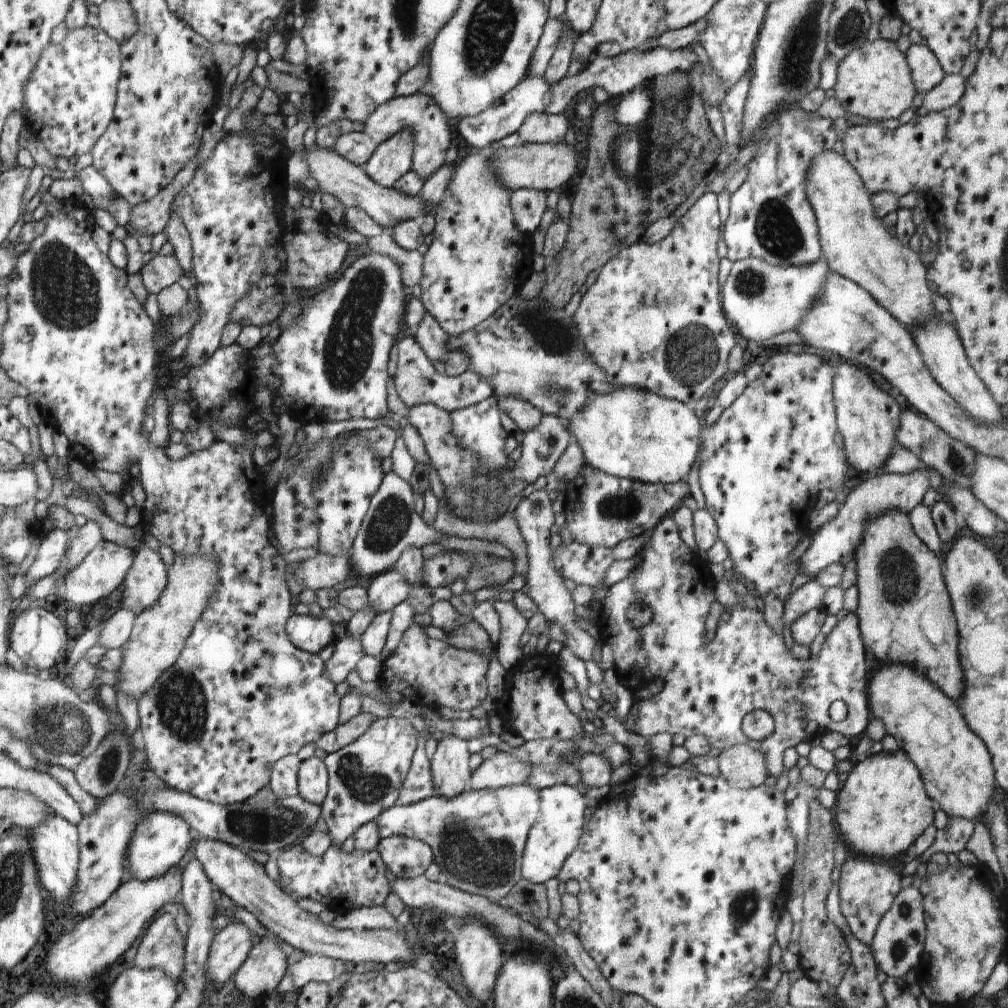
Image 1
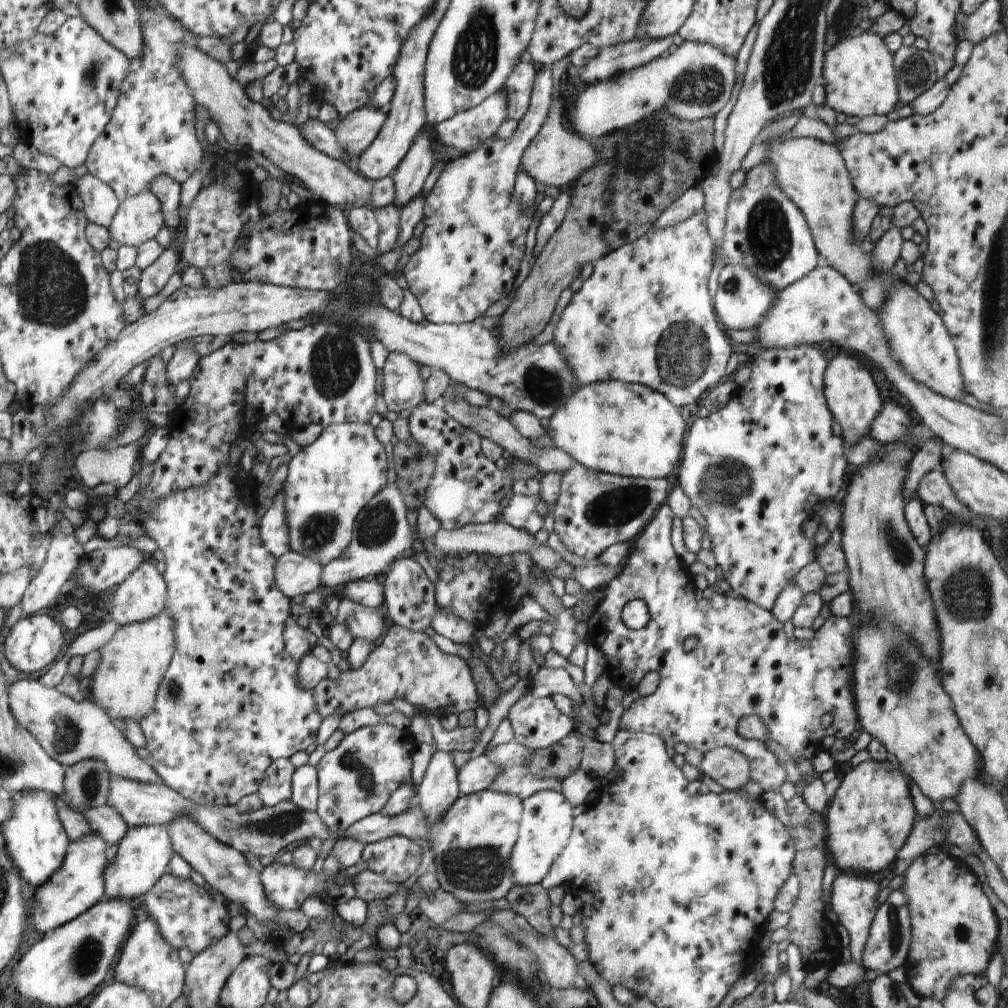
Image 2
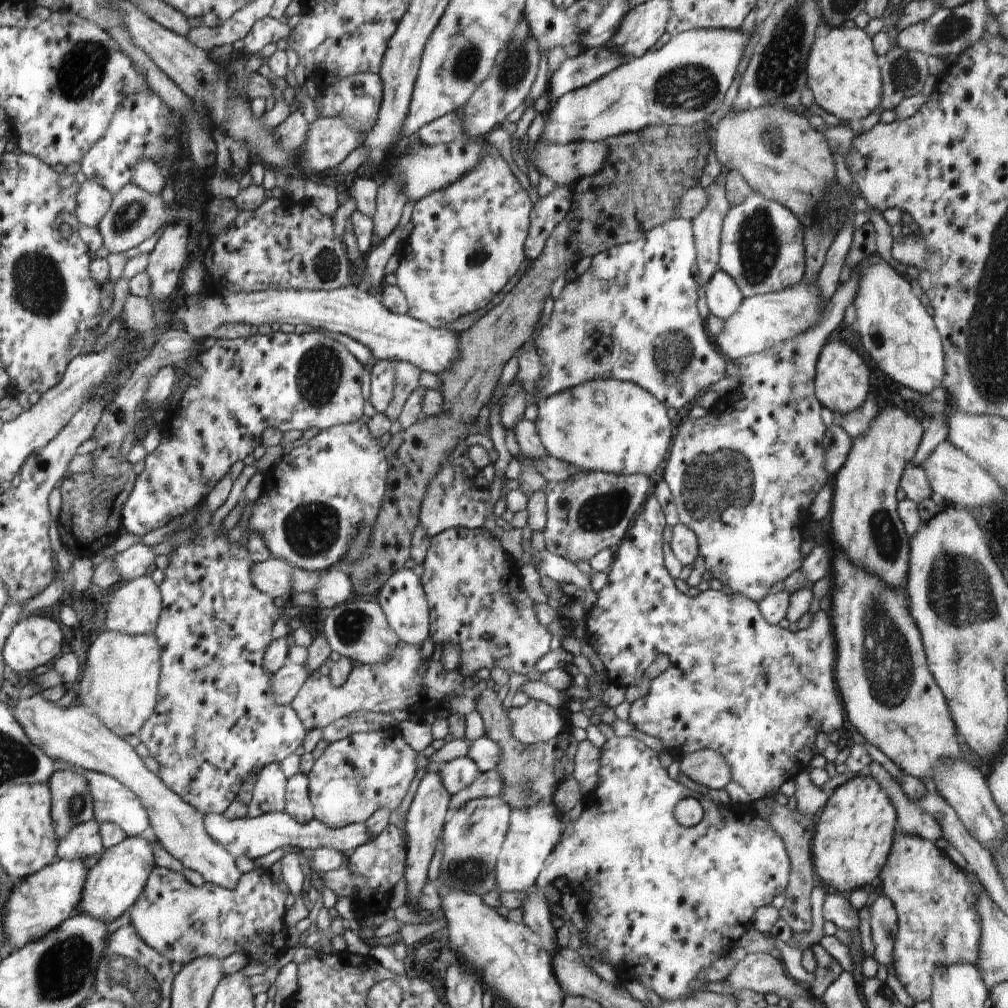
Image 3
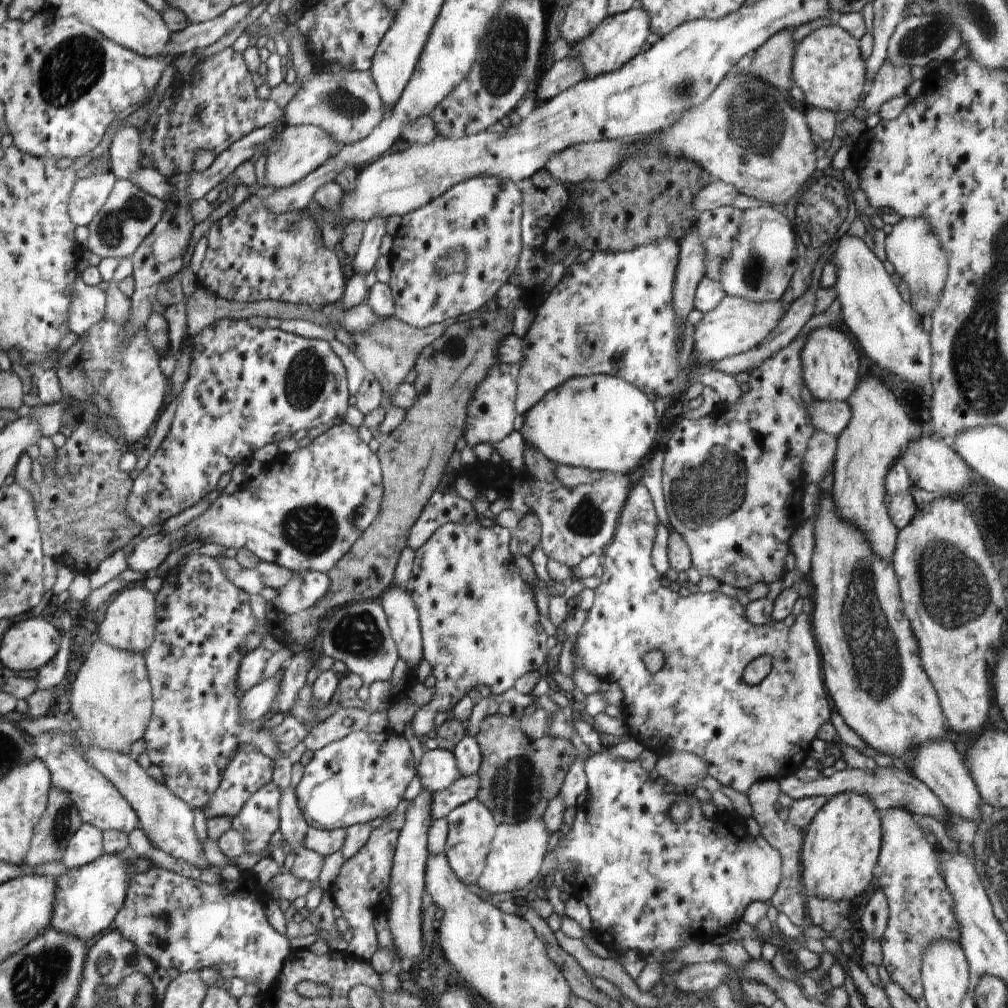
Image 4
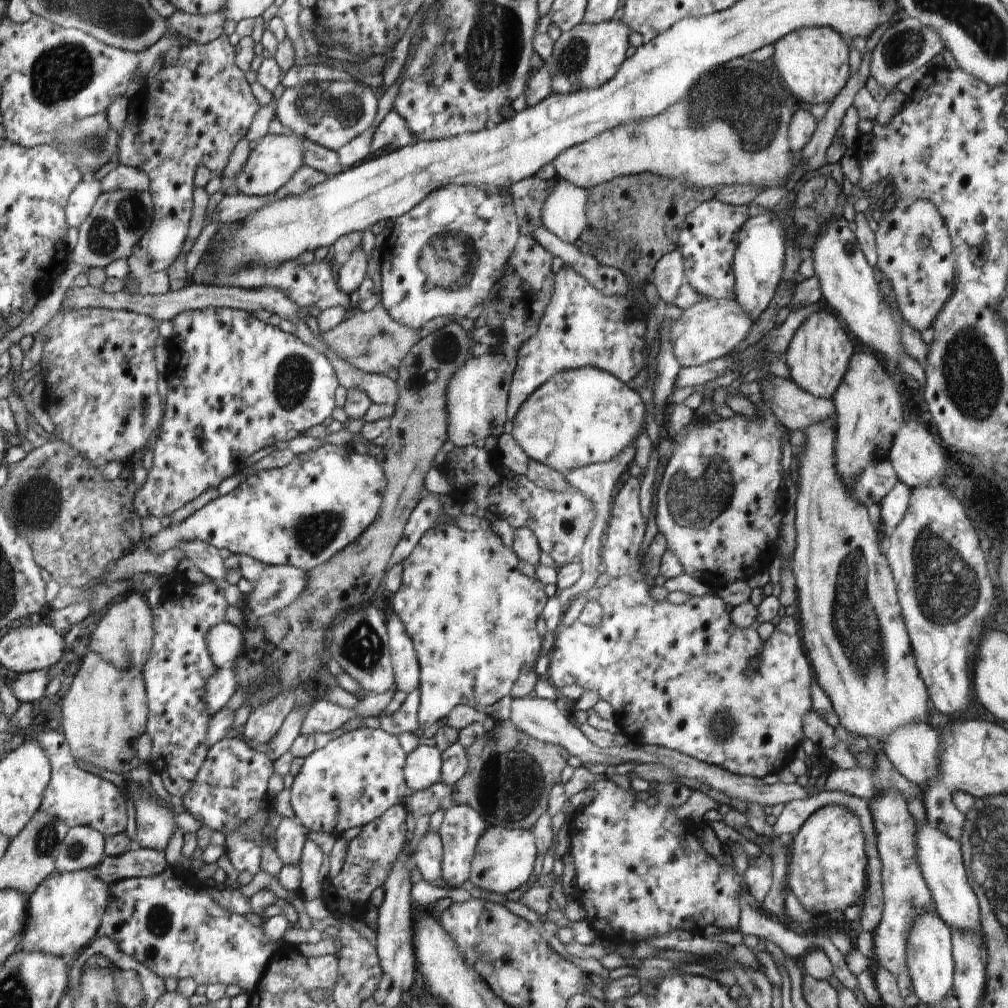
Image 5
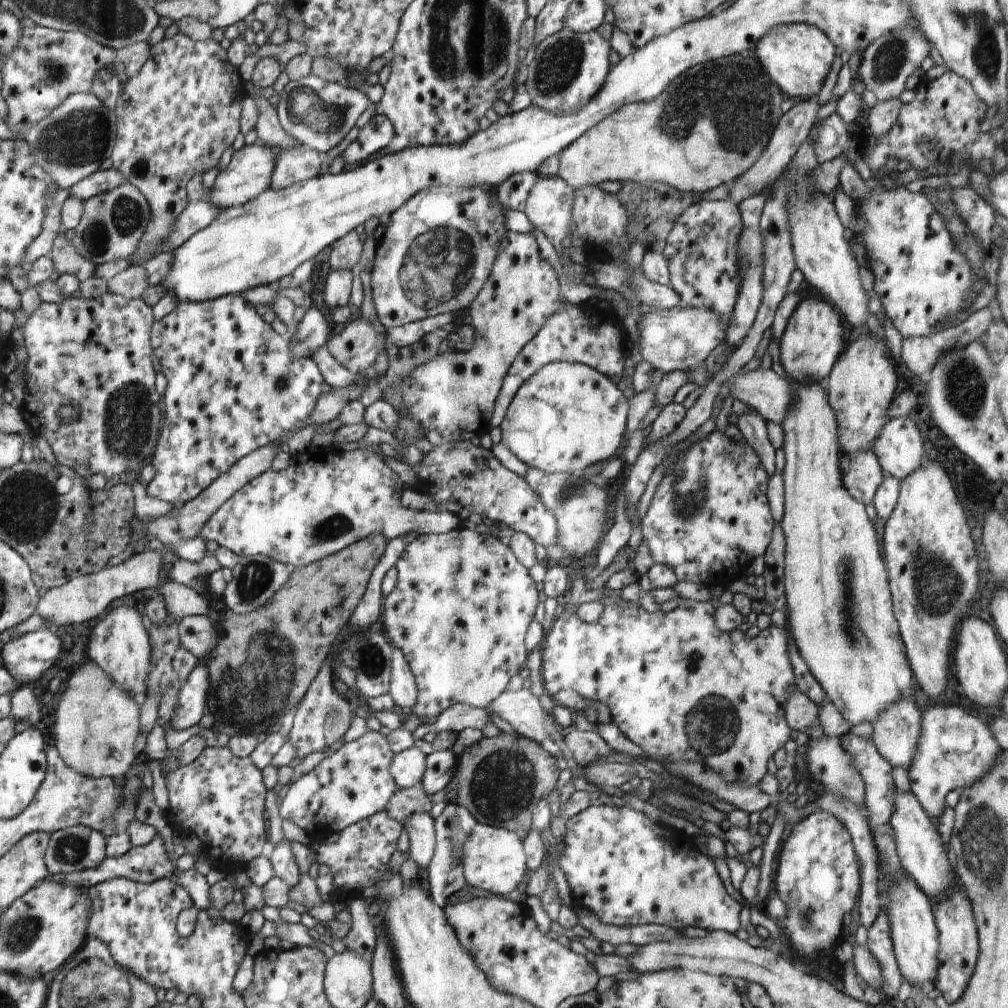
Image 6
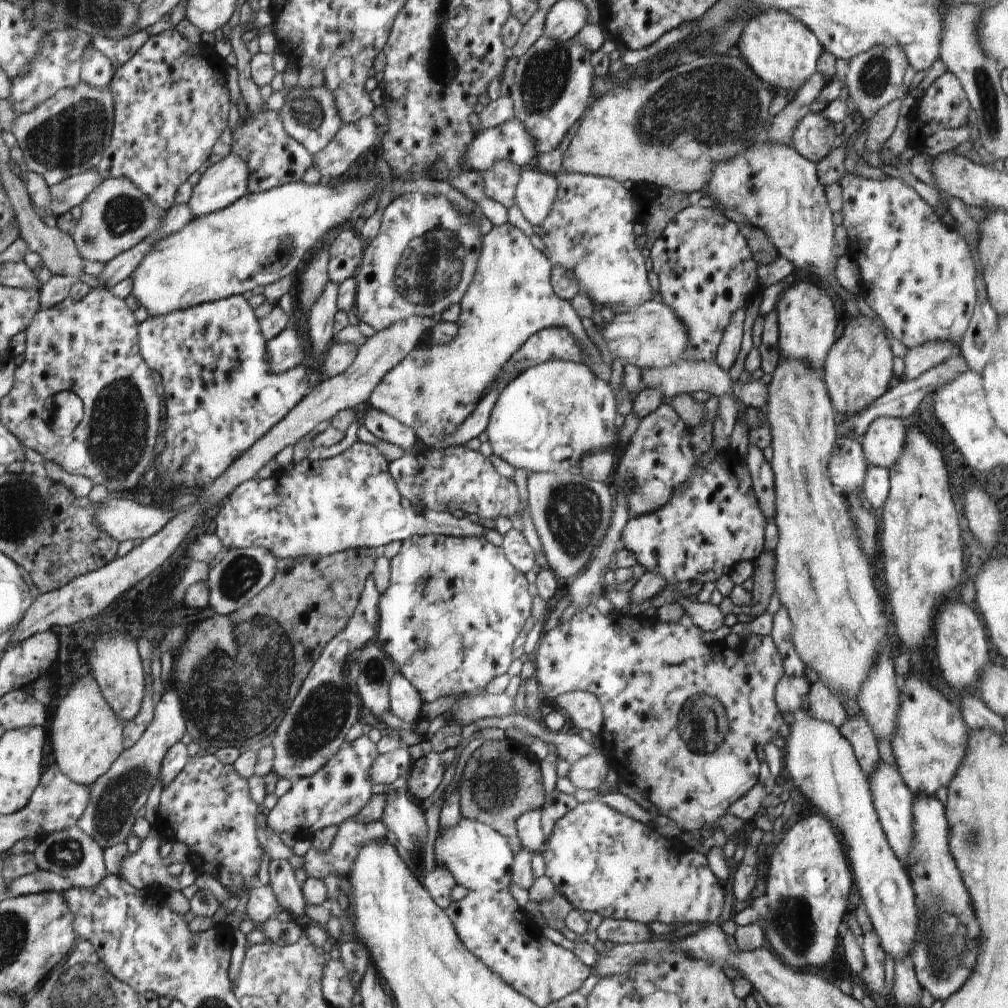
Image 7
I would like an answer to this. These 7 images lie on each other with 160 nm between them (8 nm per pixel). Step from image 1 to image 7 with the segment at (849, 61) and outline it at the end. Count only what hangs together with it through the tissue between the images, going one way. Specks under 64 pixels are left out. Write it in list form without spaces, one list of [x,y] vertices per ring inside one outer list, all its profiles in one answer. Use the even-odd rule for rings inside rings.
[[[778,9],[756,13],[744,27],[737,46],[750,68],[764,82],[780,93],[797,92],[806,79],[817,71],[817,62],[824,52],[818,37],[803,22]]]

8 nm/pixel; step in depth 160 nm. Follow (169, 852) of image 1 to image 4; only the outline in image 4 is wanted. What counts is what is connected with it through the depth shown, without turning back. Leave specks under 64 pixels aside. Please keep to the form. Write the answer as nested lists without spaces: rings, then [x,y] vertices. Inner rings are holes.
[[[104,853],[101,857],[93,860],[80,868],[71,868],[55,878],[55,905],[51,912],[51,929],[60,931],[62,934],[71,934],[81,941],[90,940],[95,934],[104,932],[110,928],[114,921],[115,914],[123,906],[126,900],[127,890],[130,888],[132,870],[131,864],[121,860],[119,855],[107,855]]]

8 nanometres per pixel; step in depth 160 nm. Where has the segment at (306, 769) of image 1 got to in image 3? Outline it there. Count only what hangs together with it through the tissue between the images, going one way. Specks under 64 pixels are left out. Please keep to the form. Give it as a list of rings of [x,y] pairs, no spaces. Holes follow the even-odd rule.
[[[299,772],[287,780],[285,811],[302,824],[315,818],[310,799],[310,779],[304,773]]]

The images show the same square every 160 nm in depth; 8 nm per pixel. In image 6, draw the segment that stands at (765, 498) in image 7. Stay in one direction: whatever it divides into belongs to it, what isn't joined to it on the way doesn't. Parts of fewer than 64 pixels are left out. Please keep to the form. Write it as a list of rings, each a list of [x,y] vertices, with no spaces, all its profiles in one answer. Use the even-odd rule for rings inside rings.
[[[747,411],[737,417],[737,427],[745,438],[745,442],[752,447],[761,459],[766,474],[771,477],[776,472],[774,458],[775,450],[767,434],[767,421],[756,412]]]

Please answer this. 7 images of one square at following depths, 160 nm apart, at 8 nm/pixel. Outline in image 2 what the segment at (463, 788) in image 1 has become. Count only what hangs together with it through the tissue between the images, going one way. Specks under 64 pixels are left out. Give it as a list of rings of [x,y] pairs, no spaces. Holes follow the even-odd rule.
[[[435,751],[422,782],[416,788],[420,798],[419,809],[432,830],[433,824],[447,813],[461,794],[457,774],[458,769],[454,766],[451,752]]]

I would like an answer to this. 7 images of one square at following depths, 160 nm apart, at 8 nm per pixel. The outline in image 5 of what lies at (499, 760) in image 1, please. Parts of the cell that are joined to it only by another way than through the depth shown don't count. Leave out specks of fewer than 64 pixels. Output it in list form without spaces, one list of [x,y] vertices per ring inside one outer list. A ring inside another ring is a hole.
[[[418,745],[406,758],[403,773],[408,788],[414,792],[437,783],[441,775],[441,752],[435,746]]]

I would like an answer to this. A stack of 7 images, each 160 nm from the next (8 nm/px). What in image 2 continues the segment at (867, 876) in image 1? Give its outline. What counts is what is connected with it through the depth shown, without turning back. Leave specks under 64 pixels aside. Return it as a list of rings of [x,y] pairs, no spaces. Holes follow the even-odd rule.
[[[839,872],[833,882],[830,894],[830,905],[838,916],[839,924],[842,924],[850,936],[850,944],[846,950],[848,960],[860,963],[863,957],[863,950],[869,937],[871,922],[876,912],[876,897],[879,882],[874,882],[872,878],[862,878],[856,873]]]

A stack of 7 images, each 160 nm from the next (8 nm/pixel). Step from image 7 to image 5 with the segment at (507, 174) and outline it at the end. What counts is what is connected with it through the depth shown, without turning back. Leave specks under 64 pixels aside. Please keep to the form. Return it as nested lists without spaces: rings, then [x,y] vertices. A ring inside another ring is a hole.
[[[534,175],[515,182],[507,190],[513,200],[520,235],[531,236],[542,225],[541,208],[553,187],[552,182]]]

